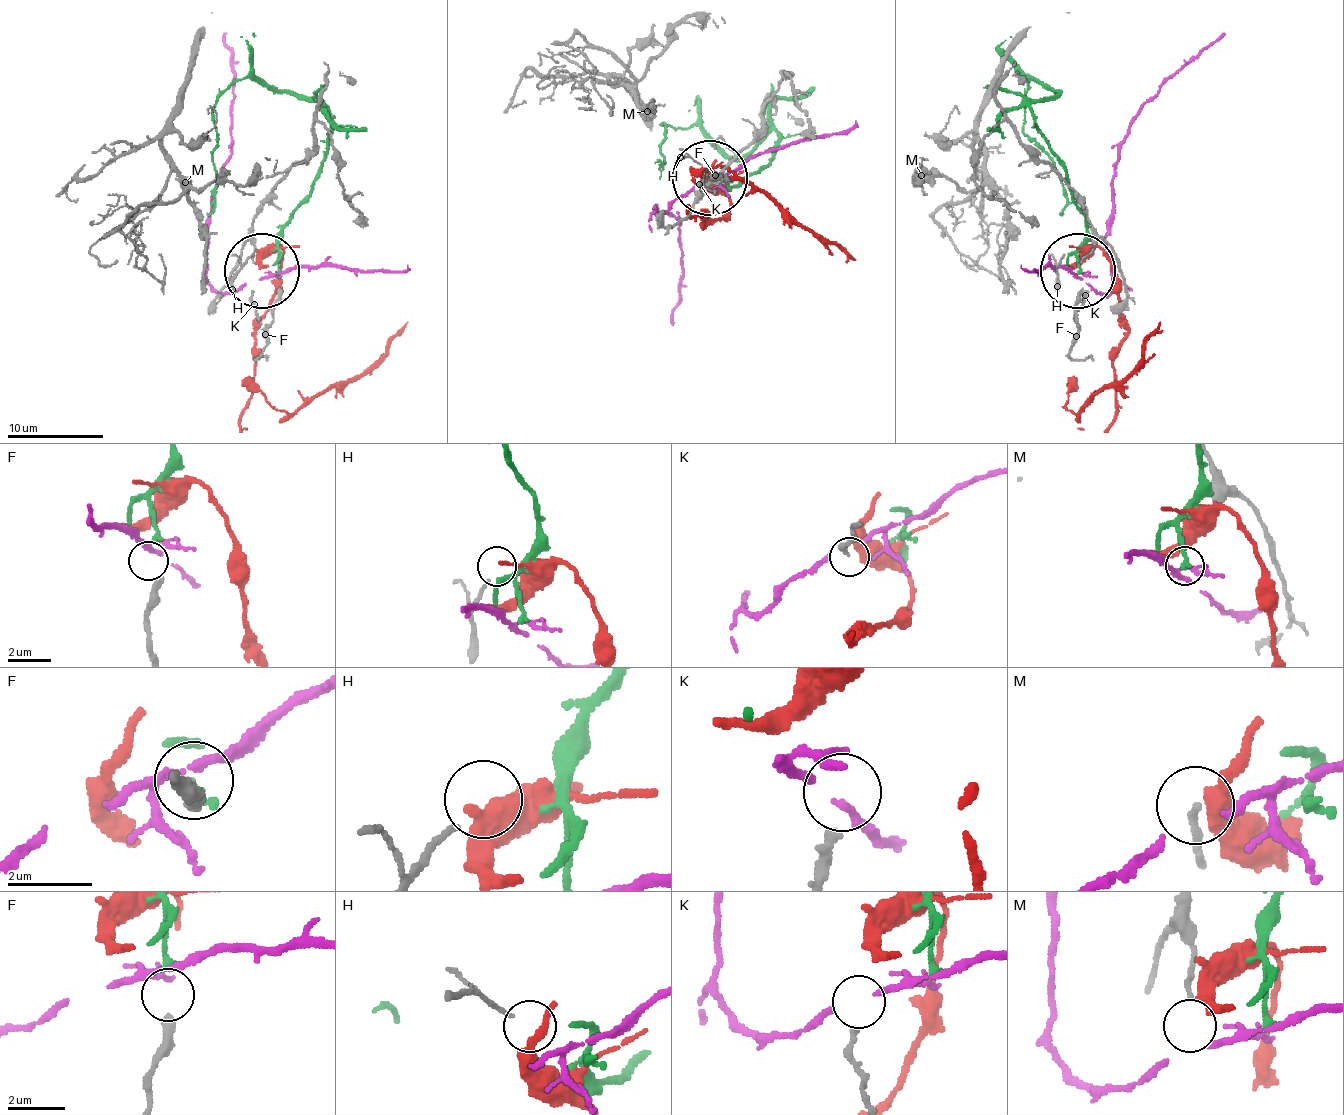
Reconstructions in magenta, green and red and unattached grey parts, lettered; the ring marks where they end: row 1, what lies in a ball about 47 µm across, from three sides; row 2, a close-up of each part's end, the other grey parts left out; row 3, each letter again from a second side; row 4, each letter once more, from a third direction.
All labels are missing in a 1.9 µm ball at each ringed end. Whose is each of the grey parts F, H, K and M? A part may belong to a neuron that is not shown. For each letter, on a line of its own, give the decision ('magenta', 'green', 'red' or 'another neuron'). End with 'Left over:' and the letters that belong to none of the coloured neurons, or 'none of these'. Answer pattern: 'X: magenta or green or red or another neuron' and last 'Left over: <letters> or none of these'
F: green
H: another neuron
K: another neuron
M: another neuron
Left over: H, K, M

